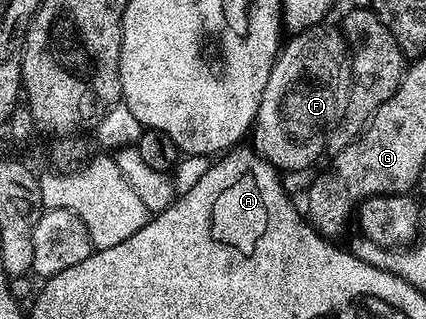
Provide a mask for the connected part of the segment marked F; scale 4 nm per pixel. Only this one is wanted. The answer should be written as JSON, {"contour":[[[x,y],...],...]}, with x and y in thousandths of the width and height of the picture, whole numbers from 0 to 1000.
{"contour":[[[768,82],[721,85],[685,107],[683,125],[662,138],[631,229],[631,254],[622,254],[622,292],[613,292],[613,329],[603,342],[594,401],[594,455],[620,498],[629,498],[664,542],[739,524],[746,514],[749,483],[768,473],[768,436],[805,376],[805,357],[819,329],[824,176],[815,125],[805,119],[803,94],[793,82]]]}

